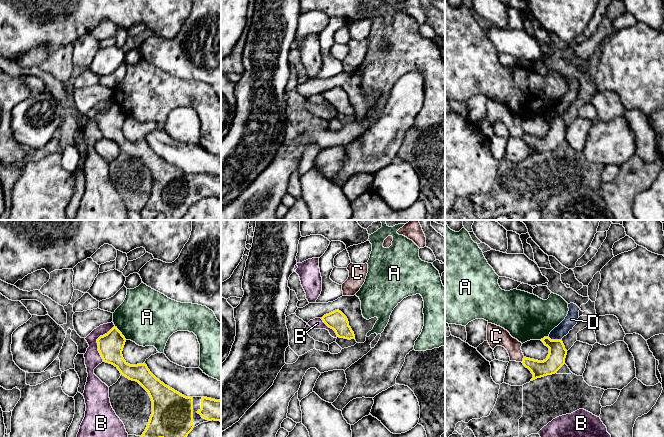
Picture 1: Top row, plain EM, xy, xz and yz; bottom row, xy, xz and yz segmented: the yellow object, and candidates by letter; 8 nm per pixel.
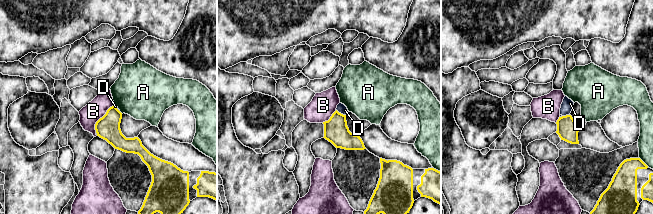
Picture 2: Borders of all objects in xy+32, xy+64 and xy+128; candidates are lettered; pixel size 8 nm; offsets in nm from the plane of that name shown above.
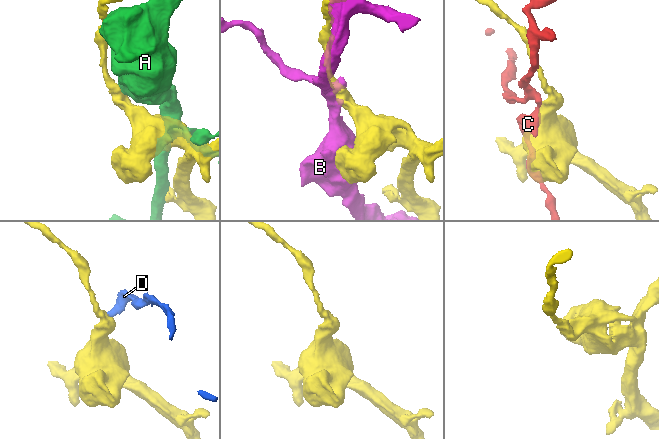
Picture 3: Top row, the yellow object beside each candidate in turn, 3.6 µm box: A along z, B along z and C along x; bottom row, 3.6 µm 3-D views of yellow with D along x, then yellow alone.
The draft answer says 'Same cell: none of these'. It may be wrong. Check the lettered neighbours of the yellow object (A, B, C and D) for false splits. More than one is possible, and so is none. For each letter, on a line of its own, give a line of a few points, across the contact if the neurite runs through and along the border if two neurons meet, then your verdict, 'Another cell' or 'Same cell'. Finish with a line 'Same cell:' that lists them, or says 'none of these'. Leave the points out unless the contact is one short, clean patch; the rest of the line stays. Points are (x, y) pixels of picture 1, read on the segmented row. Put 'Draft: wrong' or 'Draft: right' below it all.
A: Another cell
B: Another cell
C: Another cell
D: Line: yz (548, 337), (554, 340), (561, 340). Another cell
Same cell: none of these
Draft: right

